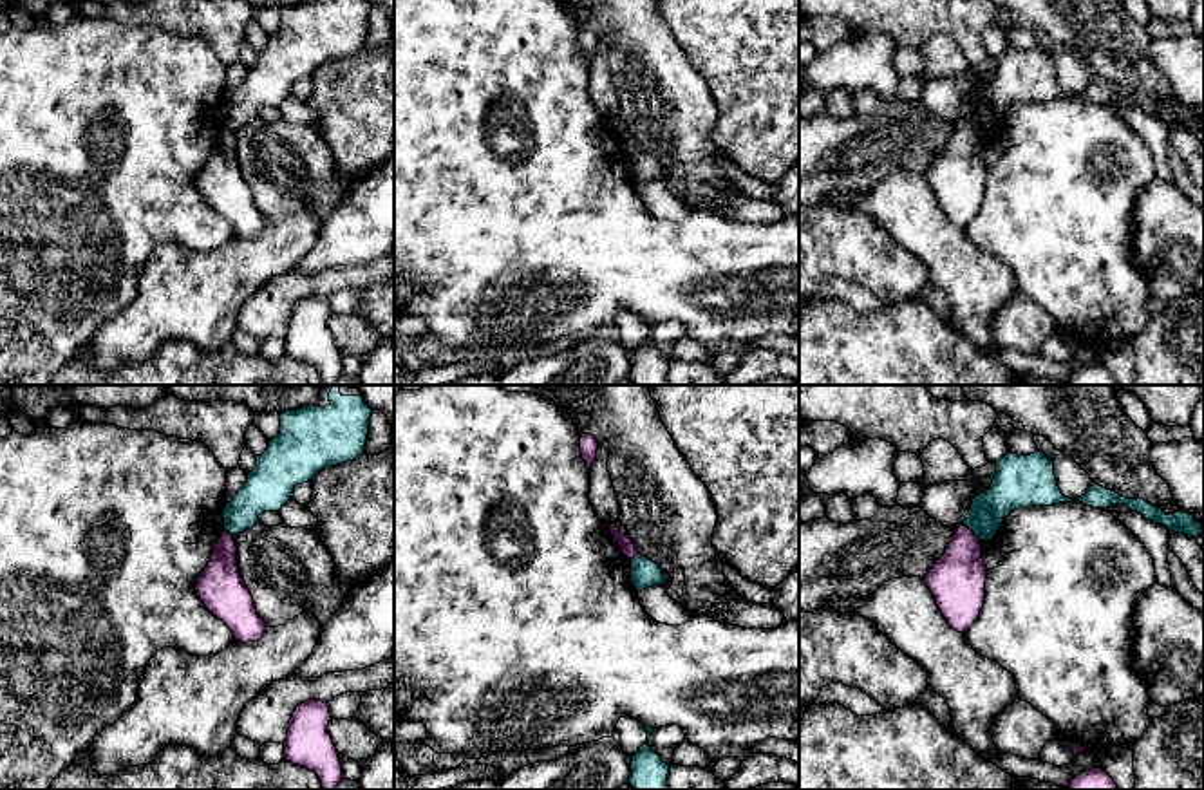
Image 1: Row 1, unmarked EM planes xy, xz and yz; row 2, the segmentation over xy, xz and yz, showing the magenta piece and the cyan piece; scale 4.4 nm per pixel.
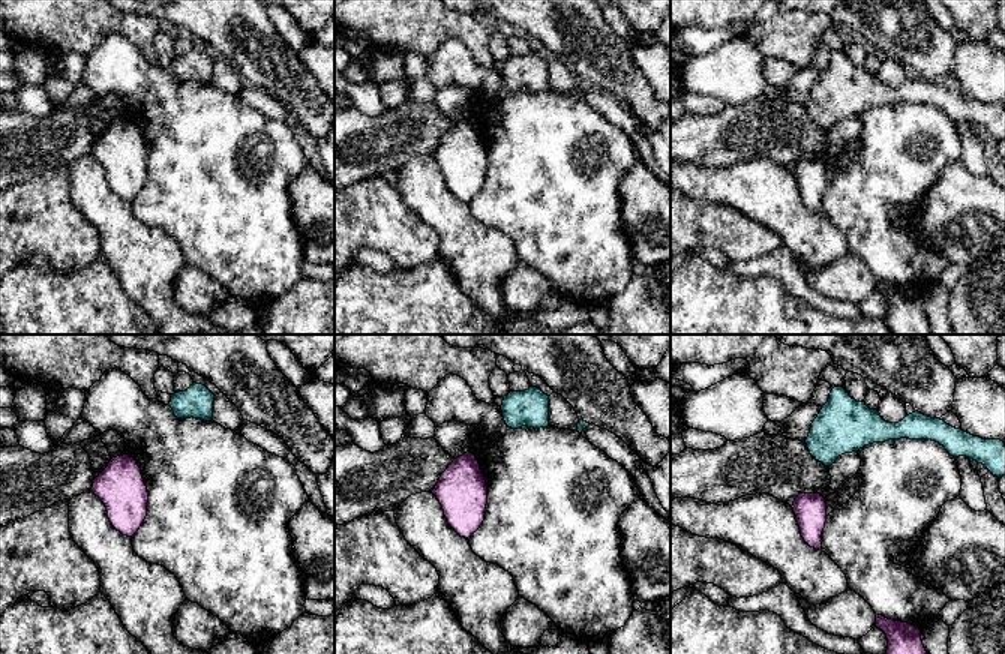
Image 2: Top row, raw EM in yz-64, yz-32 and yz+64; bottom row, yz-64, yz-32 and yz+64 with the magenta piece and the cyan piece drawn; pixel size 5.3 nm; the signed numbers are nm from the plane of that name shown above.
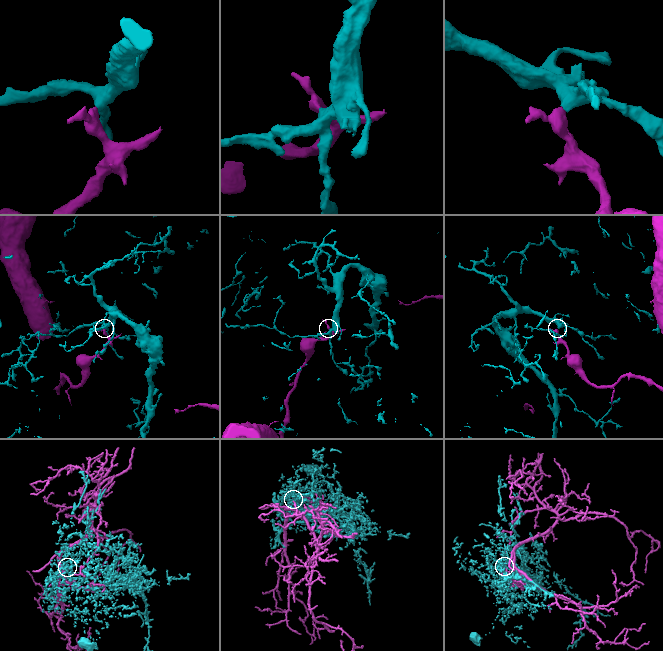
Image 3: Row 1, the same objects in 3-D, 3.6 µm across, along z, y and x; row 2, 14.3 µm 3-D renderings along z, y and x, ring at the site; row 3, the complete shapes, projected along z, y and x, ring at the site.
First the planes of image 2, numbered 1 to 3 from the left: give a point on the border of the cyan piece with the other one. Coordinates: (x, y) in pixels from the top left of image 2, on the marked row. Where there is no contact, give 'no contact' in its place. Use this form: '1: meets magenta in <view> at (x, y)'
1: no contact
2: no contact
3: no contact

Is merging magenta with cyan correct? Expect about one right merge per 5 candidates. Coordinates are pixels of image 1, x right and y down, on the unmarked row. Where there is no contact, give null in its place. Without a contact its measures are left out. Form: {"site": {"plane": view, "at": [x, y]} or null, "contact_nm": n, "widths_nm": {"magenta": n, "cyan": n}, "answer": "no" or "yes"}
{"site": {"plane": "yz", "at": [971, 127]}, "contact_nm": 100, "widths_nm": {"magenta": 260, "cyan": 170}, "answer": "no"}

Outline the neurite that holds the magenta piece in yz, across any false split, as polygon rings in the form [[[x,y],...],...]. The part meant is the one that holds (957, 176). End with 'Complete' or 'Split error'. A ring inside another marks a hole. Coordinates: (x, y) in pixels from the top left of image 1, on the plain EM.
[[[967,121],[955,127],[945,148],[924,172],[944,213],[958,228],[967,228],[976,217],[985,195],[985,175],[980,134]]]. Complete

